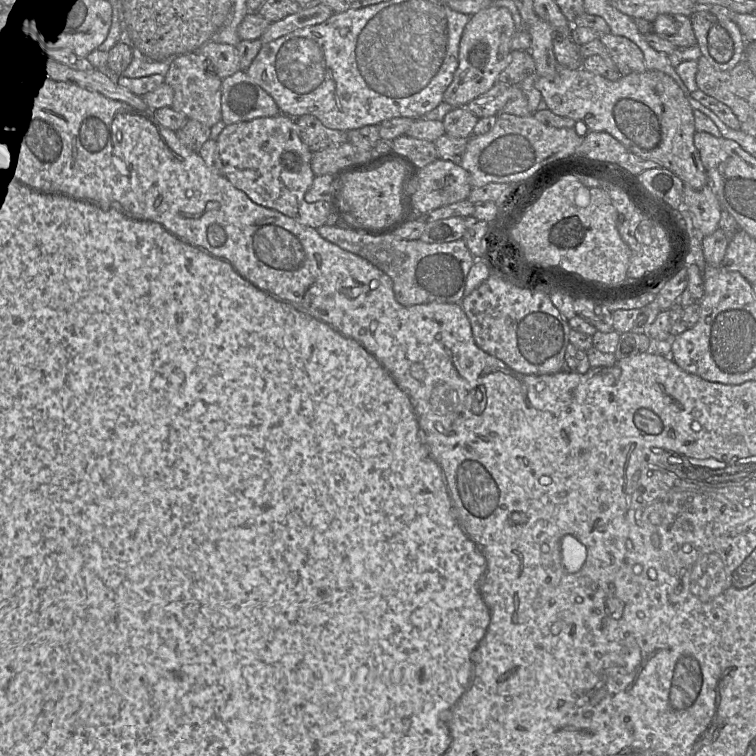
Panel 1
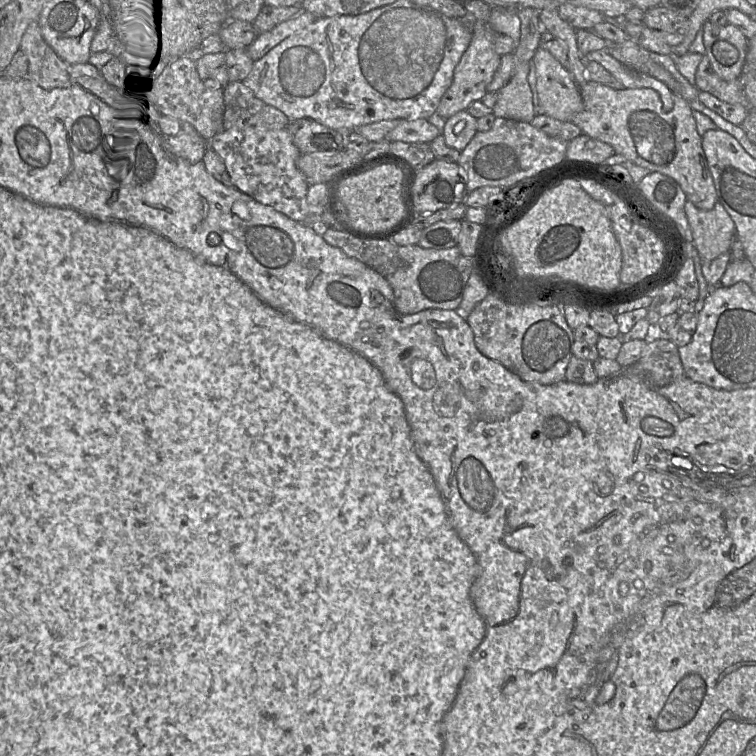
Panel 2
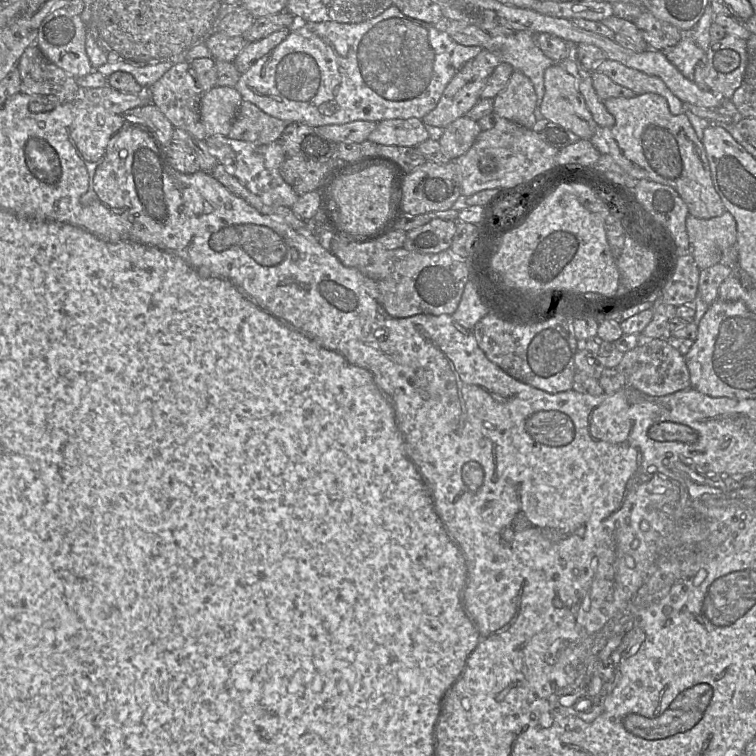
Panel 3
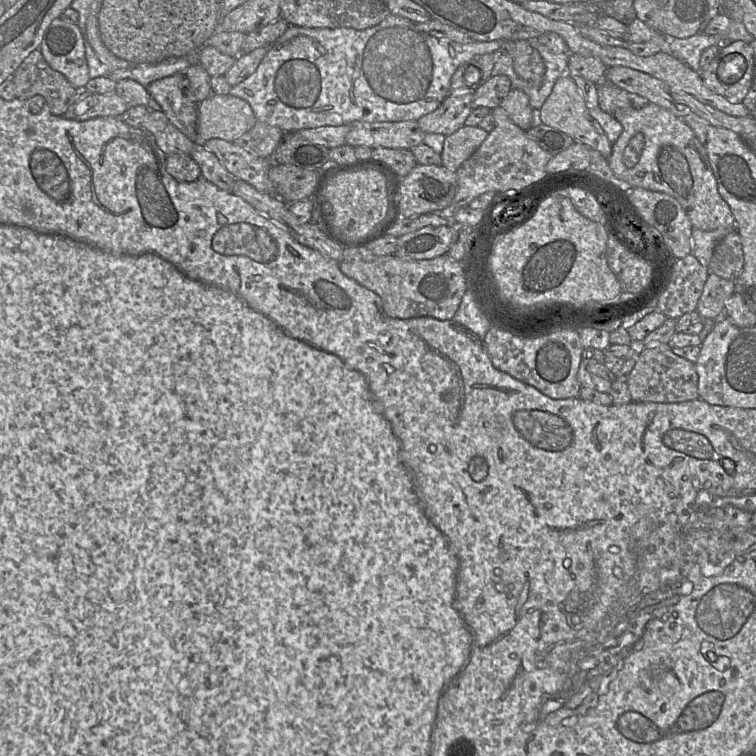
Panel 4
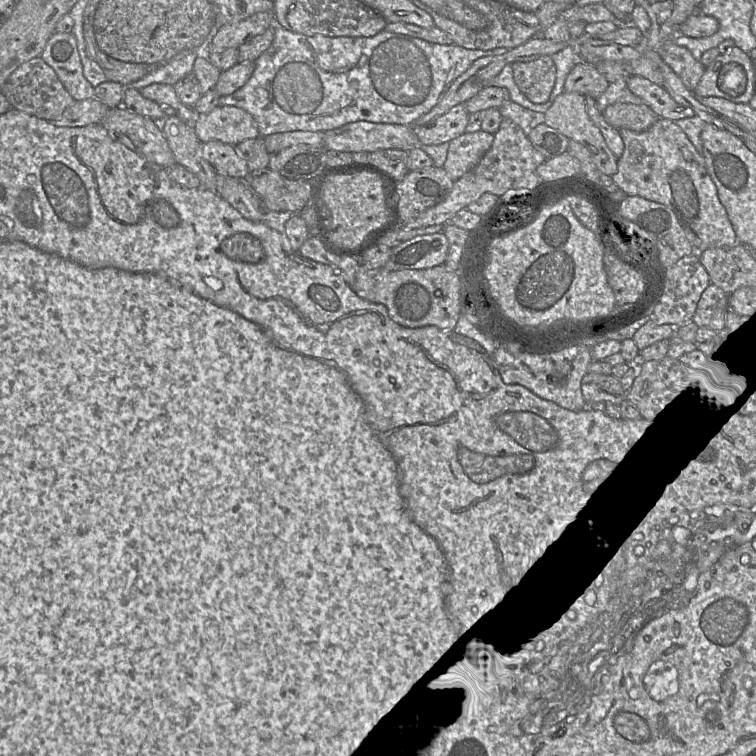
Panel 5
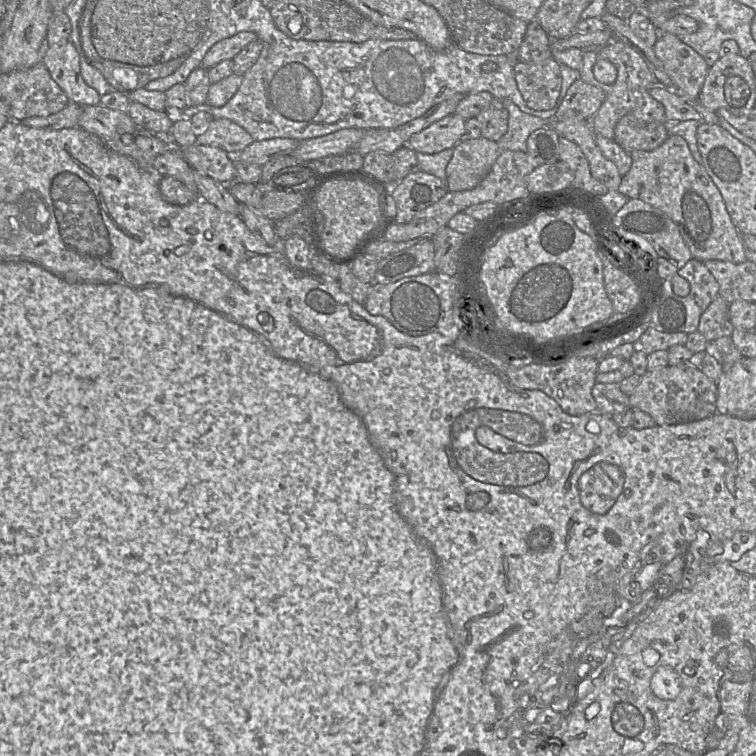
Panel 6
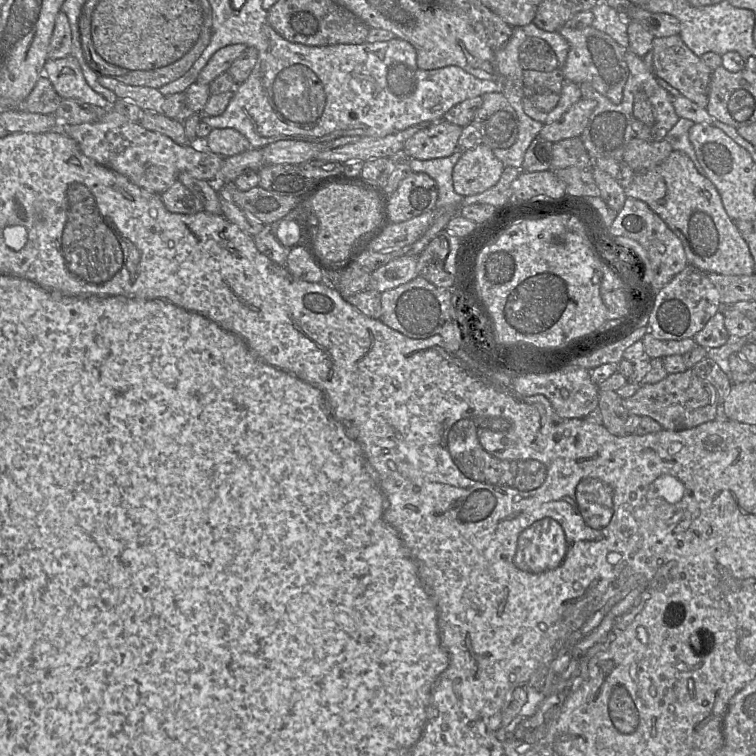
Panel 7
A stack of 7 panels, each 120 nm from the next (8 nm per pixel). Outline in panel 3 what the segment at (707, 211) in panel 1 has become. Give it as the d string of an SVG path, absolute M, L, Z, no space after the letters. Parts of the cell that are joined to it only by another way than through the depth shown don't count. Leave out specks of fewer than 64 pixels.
M727 210L718 217L700 219L689 214L686 219L691 255L700 270L720 263L723 252L737 243L737 225L733 215Z

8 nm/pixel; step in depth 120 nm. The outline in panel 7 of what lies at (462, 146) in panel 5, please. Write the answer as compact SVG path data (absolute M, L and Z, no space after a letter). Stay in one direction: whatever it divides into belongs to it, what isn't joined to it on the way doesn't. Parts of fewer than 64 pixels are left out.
M480 143L472 149L465 150L453 168L453 187L459 195L473 196L493 187L501 178L505 166L494 155L493 149Z

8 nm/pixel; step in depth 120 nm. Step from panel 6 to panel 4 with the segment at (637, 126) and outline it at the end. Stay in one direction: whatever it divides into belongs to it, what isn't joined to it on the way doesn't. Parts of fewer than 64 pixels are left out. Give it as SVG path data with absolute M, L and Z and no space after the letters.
M606 81L598 86L599 106L610 115L622 108L640 109L649 103L646 98L630 93L612 82Z

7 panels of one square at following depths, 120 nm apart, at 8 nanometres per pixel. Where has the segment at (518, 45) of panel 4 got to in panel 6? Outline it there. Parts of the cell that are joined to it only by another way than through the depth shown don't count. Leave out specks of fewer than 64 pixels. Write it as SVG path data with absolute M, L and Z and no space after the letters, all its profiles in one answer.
M550 57L539 64L517 62L516 83L527 106L536 111L553 109L557 103L562 75L560 64Z

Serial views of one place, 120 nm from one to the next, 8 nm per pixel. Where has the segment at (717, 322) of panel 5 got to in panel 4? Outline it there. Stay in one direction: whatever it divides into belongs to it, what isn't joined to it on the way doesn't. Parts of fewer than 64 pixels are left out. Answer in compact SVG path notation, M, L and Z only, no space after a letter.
M709 273L697 305L700 317L716 320L723 316L725 300L734 292L734 280Z

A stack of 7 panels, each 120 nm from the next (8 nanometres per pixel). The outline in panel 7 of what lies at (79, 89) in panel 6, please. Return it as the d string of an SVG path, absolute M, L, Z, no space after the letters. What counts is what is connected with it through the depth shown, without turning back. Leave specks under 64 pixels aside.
M72 55L56 60L48 59L44 75L51 81L61 99L73 99L108 109L111 105L86 82L81 67Z

